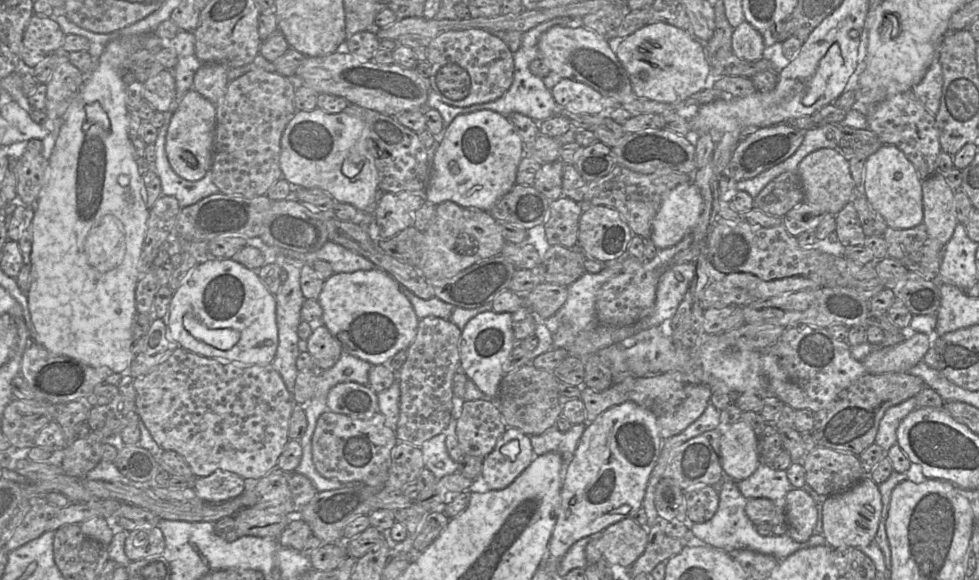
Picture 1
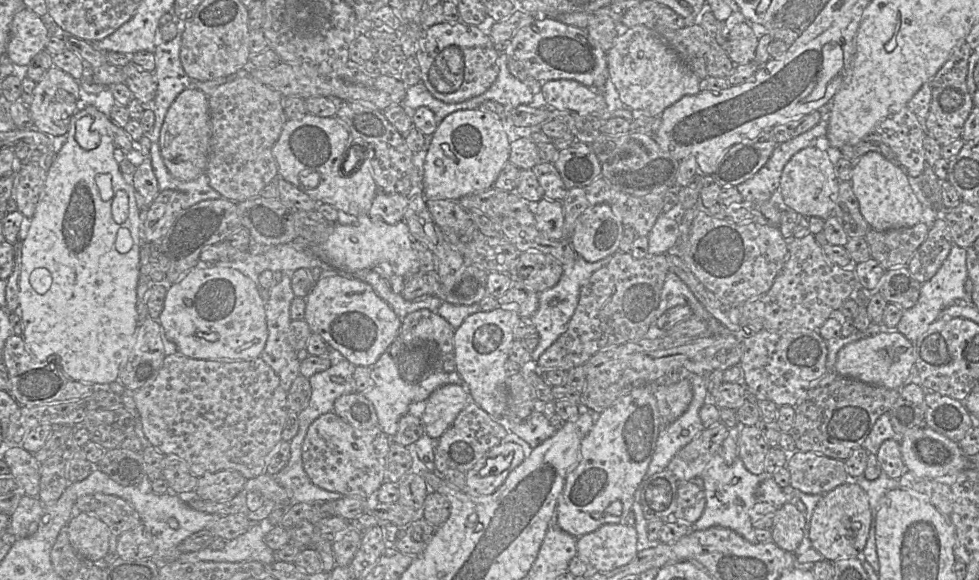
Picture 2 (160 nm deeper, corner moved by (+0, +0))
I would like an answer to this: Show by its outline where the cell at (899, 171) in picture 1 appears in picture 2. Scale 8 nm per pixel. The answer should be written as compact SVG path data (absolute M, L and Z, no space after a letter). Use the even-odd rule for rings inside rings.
M868 152L855 161L850 180L859 208L871 229L909 228L923 221L923 206L915 196L906 171L878 152Z

